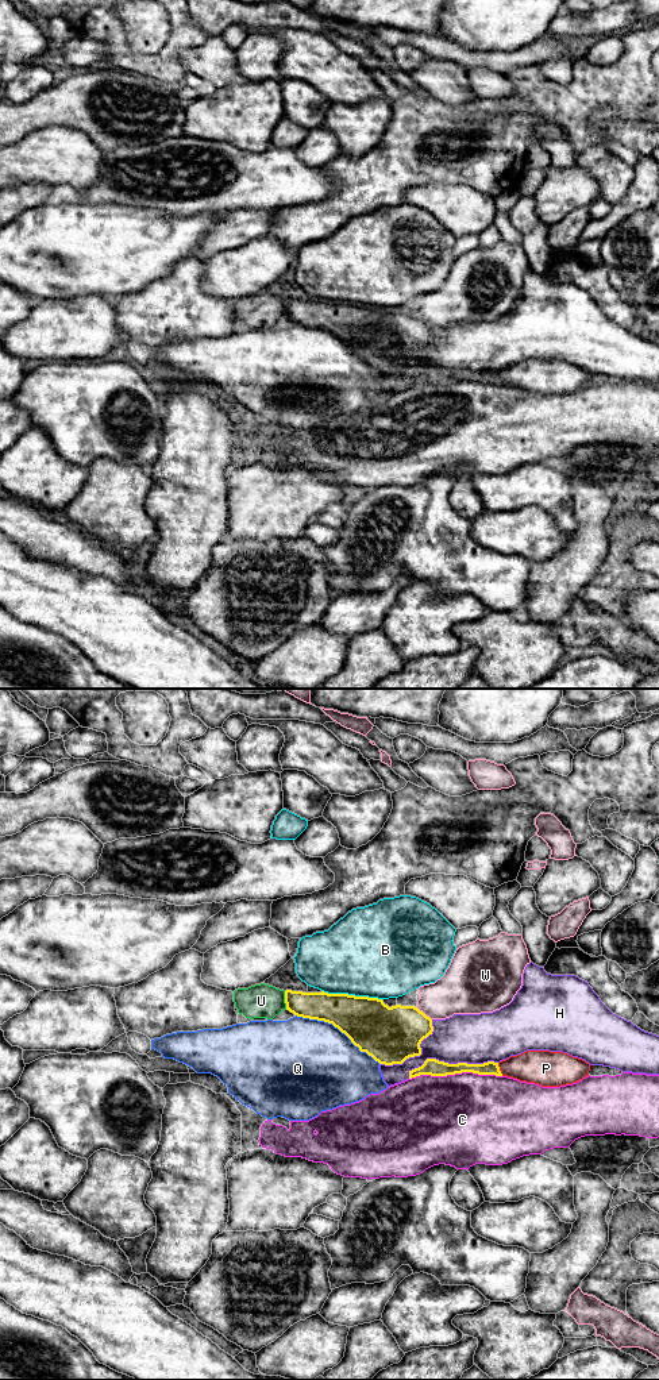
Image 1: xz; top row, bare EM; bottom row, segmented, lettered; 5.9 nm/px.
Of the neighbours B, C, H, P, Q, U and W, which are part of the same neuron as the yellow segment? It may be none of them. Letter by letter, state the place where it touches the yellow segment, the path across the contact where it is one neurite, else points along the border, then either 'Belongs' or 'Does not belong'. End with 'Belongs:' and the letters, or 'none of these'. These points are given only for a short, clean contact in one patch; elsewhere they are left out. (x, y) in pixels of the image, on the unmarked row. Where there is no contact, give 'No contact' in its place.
B: Touches yellow at xz (351, 304). Does not belong
C: Touches yellow at xz (455, 381). Does not belong
H: Touches yellow at xz (450, 373). Does not belong
P: Touches yellow at xz (498, 378). Does not belong
Q: Touches yellow at xz (338, 336). Does not belong
U: Touches yellow at xz (285, 309). Belongs
W: Touches yellow at xz (423, 322). Does not belong
Belongs: U

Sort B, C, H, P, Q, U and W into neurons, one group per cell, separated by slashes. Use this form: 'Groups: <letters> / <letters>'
Groups: B / C / H / P / Q / U / W

